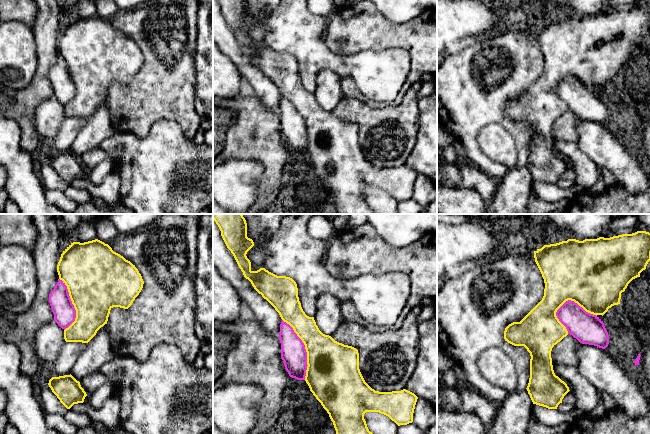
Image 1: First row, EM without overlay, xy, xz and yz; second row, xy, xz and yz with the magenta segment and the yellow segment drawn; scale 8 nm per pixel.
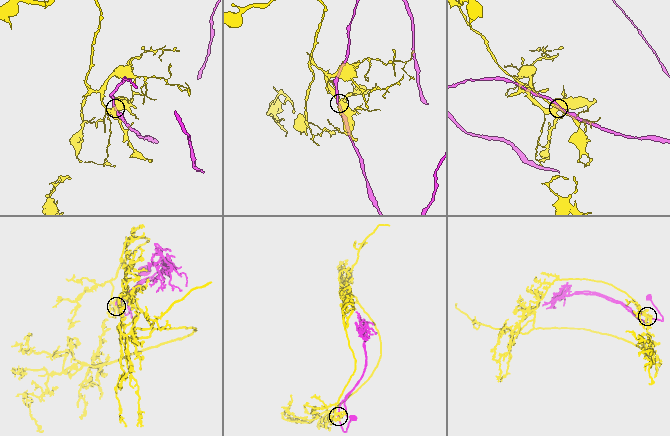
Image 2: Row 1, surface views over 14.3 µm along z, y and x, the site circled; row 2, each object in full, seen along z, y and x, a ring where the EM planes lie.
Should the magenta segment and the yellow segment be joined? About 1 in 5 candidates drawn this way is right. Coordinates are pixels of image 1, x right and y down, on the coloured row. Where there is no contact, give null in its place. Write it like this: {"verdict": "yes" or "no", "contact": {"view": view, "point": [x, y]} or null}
{"verdict": "no", "contact": {"view": "yz", "point": [576, 303]}}

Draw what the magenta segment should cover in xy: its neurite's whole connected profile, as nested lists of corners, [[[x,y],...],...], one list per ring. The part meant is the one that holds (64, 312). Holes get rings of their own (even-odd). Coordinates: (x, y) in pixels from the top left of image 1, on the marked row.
[[[58,279],[49,294],[49,303],[54,314],[54,321],[62,328],[68,328],[76,318],[76,310],[69,296],[65,283]]]

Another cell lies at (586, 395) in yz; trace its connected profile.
[[[556,364],[553,370],[574,395],[575,408],[582,413],[589,413],[597,407],[599,403],[597,389],[580,373],[576,366]]]

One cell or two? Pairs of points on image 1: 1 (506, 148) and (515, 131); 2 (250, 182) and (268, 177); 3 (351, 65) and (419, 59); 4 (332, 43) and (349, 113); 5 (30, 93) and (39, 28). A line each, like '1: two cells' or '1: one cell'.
1: two cells
2: two cells
3: two cells
4: two cells
5: one cell

